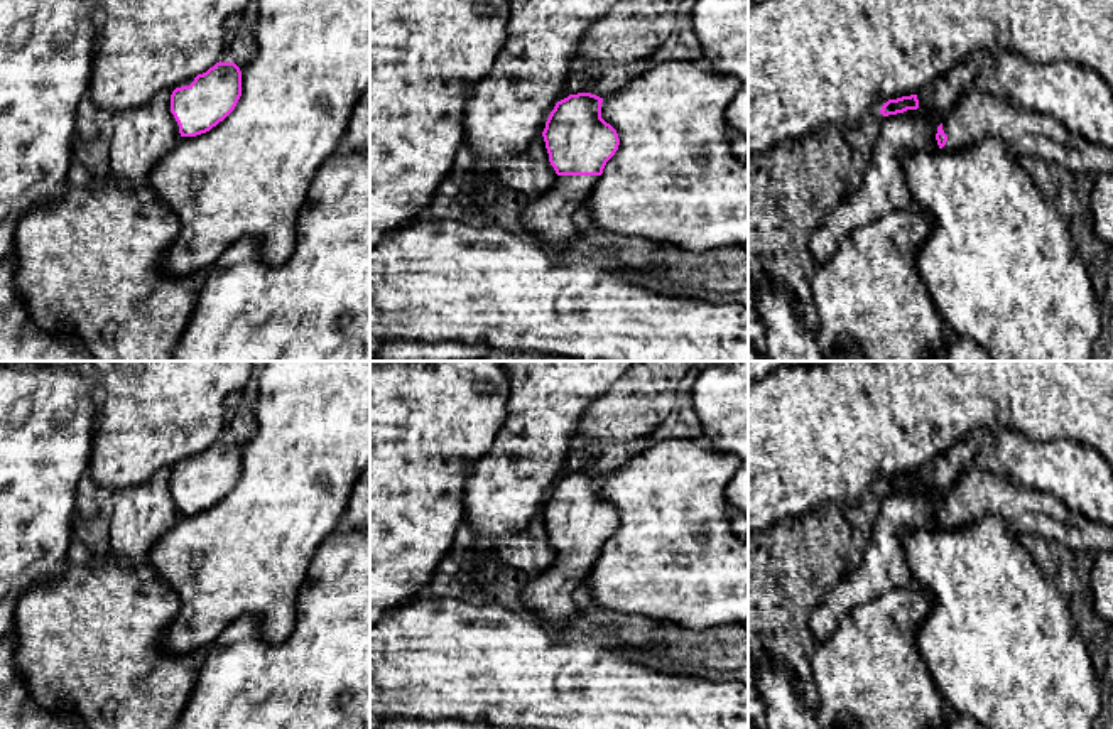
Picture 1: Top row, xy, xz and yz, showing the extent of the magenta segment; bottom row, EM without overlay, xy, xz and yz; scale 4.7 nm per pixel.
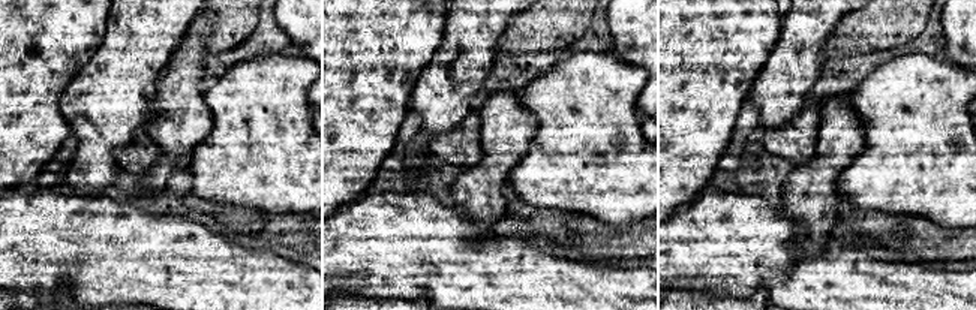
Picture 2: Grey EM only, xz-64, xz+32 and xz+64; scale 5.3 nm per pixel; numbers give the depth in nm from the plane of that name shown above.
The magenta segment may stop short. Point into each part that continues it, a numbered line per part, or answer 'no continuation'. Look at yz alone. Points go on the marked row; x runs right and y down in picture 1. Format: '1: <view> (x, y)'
1: yz (978, 115)

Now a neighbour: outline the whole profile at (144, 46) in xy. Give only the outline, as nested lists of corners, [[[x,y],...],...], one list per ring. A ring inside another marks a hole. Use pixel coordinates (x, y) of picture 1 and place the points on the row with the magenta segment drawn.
[[[96,0],[98,42],[90,78],[93,105],[111,116],[144,106],[160,91],[189,86],[198,74],[220,62],[226,40],[226,20],[235,14],[247,14],[252,0]]]

